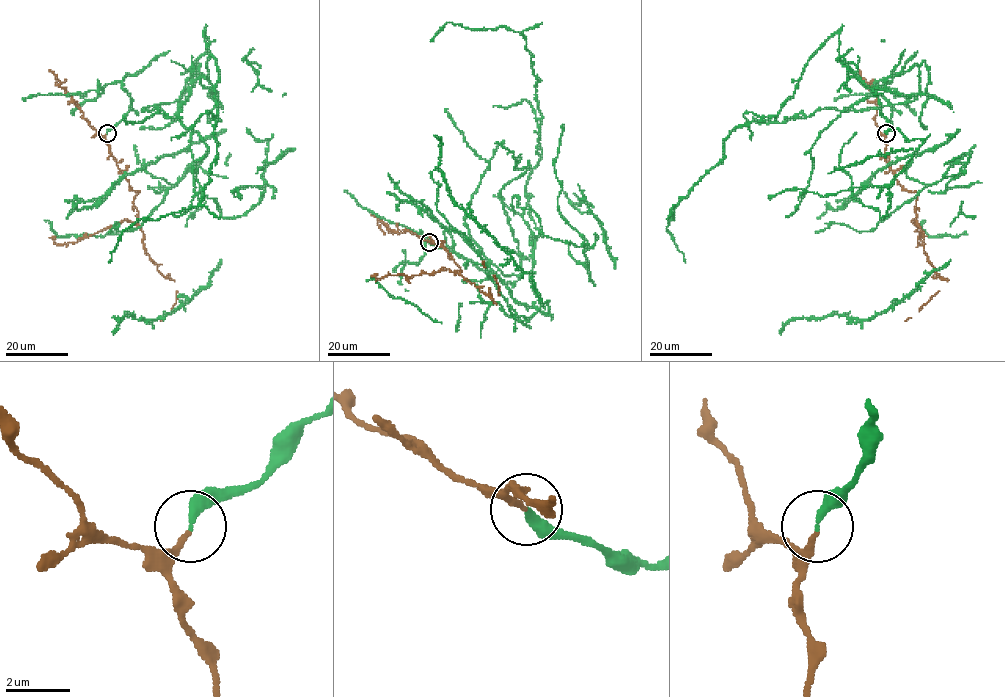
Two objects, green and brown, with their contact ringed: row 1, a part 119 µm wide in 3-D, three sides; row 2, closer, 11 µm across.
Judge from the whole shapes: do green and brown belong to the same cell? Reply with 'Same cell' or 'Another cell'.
Another cell

